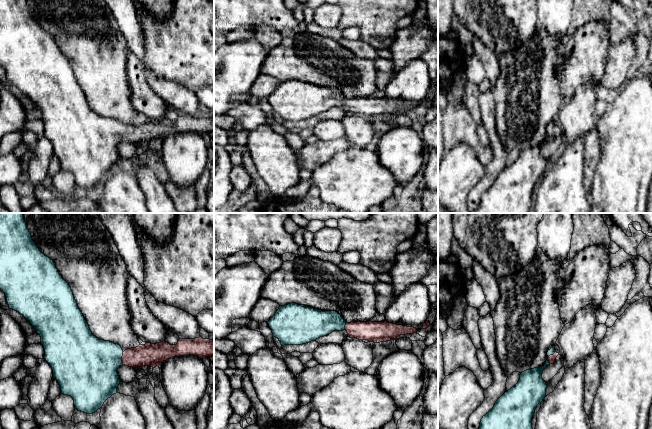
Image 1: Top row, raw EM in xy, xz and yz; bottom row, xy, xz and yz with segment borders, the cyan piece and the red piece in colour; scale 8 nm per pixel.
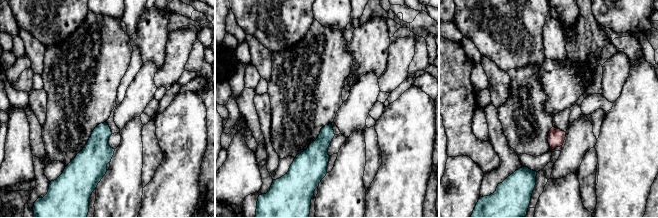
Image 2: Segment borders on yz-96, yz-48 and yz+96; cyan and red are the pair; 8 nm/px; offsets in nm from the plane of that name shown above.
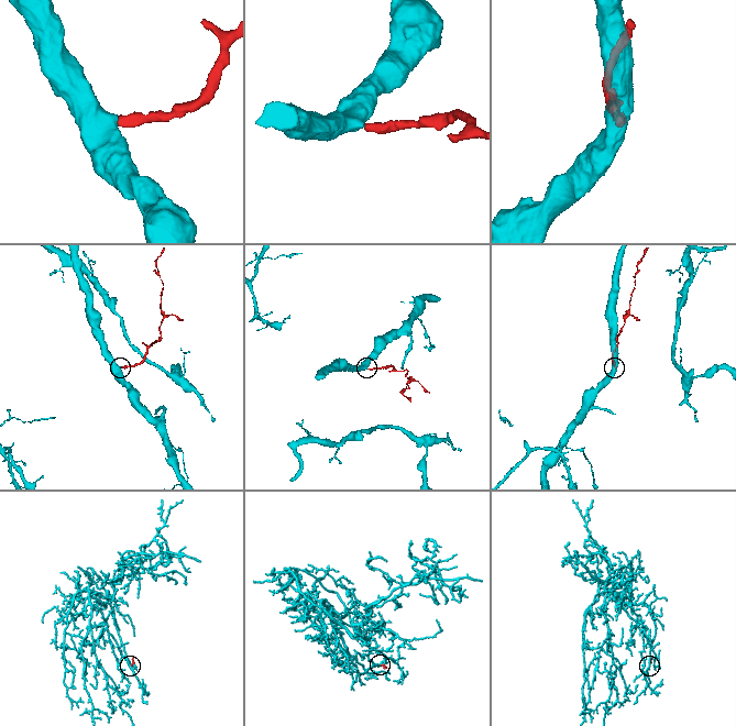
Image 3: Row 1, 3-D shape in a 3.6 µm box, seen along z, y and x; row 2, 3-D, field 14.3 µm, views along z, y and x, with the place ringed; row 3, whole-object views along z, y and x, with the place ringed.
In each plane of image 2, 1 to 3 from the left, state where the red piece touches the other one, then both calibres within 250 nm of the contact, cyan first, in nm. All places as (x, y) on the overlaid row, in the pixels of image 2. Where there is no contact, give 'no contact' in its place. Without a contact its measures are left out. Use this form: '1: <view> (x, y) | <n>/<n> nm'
1: no contact
2: no contact
3: no contact

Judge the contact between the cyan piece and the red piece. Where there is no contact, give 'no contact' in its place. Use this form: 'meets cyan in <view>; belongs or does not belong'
meets cyan in xy; belongs

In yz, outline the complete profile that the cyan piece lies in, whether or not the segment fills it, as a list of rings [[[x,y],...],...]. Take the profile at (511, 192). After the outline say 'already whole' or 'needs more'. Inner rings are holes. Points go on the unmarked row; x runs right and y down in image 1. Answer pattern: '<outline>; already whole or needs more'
[[[555,121],[548,126],[547,136],[542,143],[526,146],[521,149],[518,159],[505,168],[494,183],[481,195],[478,207],[472,213],[529,213],[532,207],[532,193],[539,179],[546,173],[547,160],[542,155],[543,145],[555,139],[559,131]]]; needs more

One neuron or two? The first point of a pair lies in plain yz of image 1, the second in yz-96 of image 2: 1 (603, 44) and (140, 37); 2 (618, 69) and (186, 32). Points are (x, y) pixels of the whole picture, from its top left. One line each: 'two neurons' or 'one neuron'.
1: one neuron
2: one neuron

